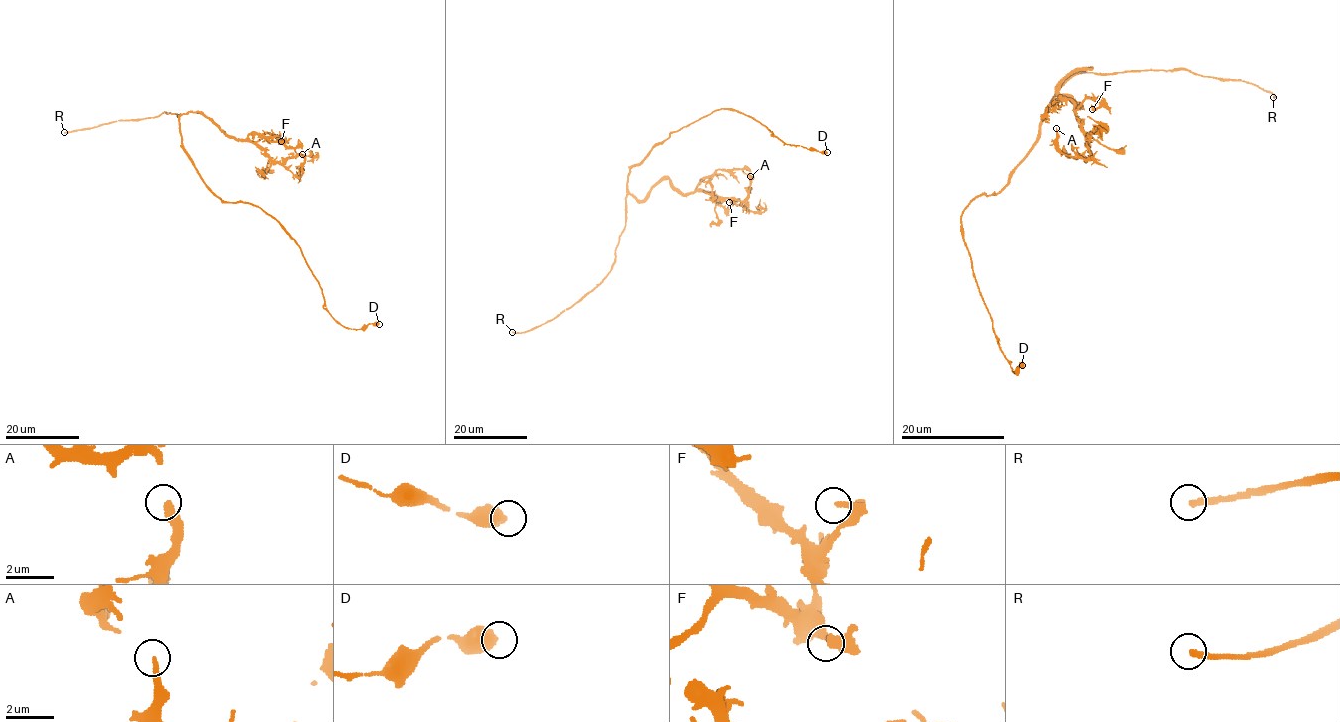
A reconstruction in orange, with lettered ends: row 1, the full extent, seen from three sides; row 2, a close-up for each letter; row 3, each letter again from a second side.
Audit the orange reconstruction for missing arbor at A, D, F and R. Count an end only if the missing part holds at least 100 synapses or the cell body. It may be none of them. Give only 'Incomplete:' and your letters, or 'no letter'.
Incomplete: R

